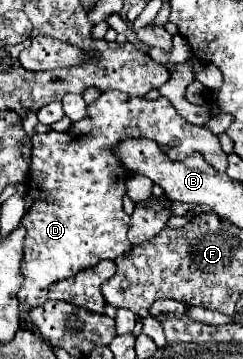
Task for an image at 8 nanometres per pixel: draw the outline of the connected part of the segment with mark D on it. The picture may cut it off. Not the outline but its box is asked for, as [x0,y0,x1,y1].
[17,91,227,305]

